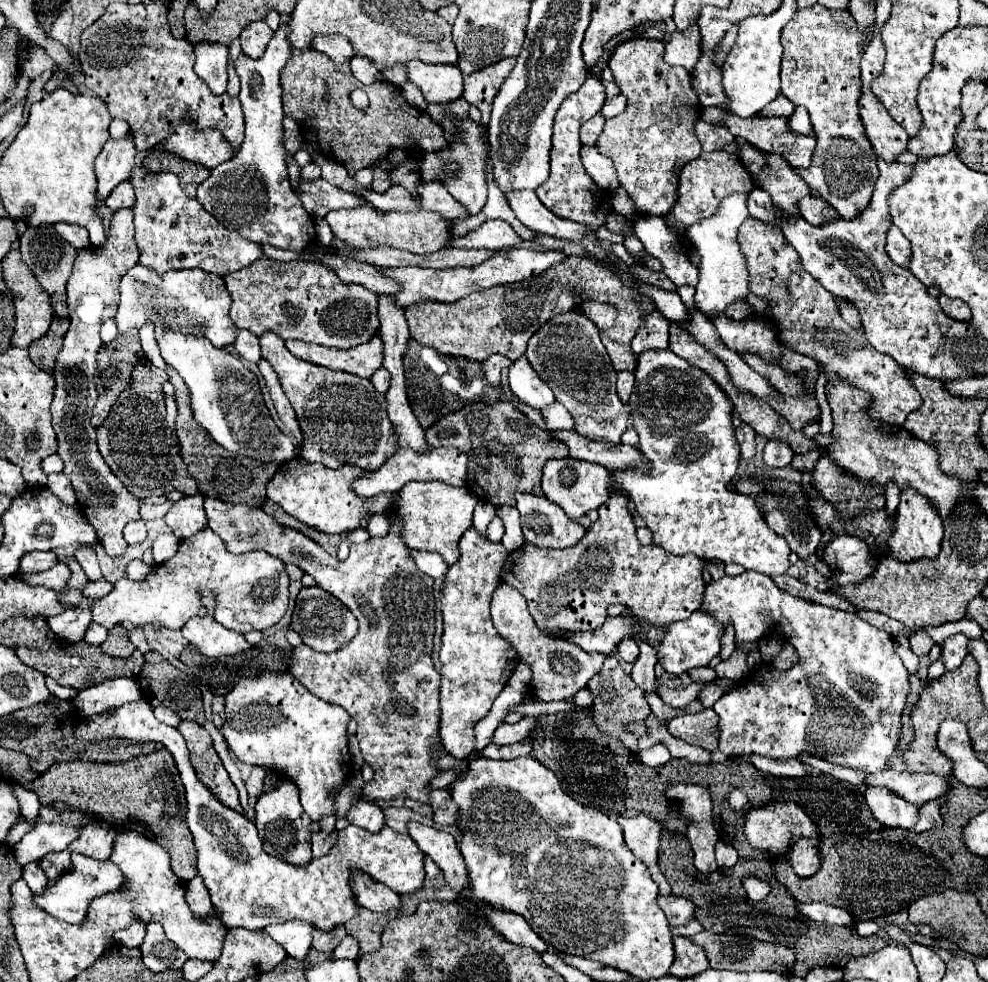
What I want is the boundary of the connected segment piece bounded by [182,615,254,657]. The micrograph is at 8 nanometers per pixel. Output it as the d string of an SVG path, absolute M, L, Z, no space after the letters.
M212 615L206 617L192 617L182 627L182 635L198 647L198 651L206 657L220 657L220 655L236 655L242 651L254 649L242 633L226 629L224 625L216 623Z

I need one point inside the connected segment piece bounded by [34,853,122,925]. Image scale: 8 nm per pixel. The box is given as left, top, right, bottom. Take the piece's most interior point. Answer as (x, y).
(67, 899)

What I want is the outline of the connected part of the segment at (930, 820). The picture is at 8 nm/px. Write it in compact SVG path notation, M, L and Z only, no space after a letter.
M938 797L934 801L928 801L924 807L920 807L920 819L918 825L912 827L910 831L920 833L920 831L930 831L932 827L940 827L942 819L940 819L940 805L942 805L944 797Z

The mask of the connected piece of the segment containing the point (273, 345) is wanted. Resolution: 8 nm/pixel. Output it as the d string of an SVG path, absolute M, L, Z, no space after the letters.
M272 331L260 337L260 347L262 357L268 359L278 373L282 389L298 415L304 435L302 457L308 463L322 463L330 469L358 465L366 471L376 471L396 453L398 435L388 419L386 397L372 387L370 379L306 363L294 357Z

